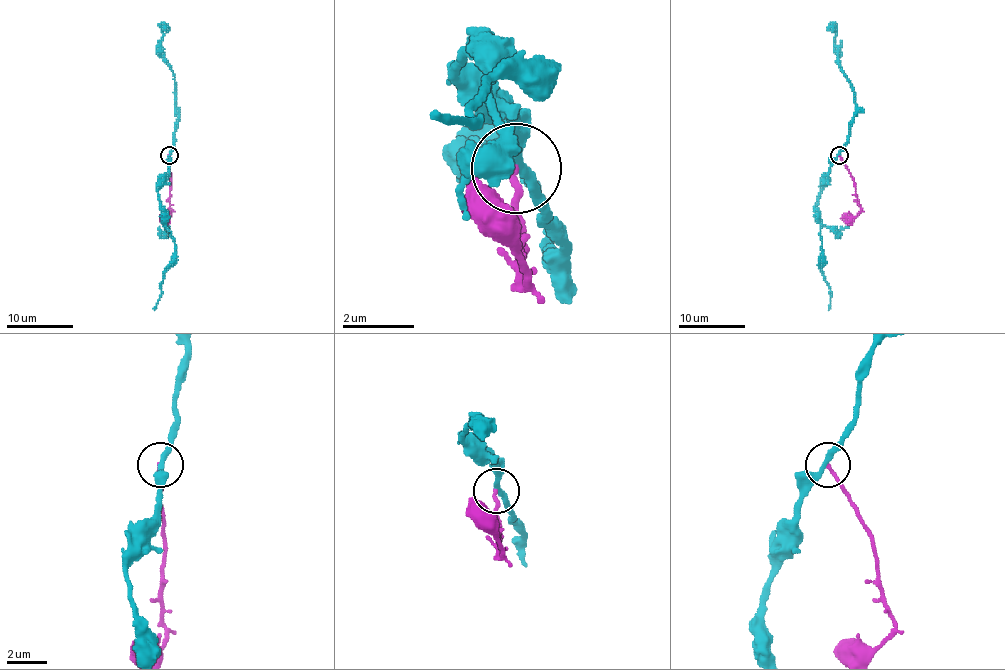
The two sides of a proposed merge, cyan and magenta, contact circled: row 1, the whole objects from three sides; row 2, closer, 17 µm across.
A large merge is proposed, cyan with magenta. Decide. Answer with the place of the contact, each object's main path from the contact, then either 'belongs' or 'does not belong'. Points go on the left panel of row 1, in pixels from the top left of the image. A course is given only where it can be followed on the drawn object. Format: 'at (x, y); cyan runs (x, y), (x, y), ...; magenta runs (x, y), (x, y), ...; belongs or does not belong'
at (169, 155); cyan runs (169, 156), (166, 181), (158, 189), (161, 221), (174, 243), (174, 261), (164, 273), (161, 297), (154, 310); magenta runs (169, 156), (171, 211), (161, 218); does not belong

